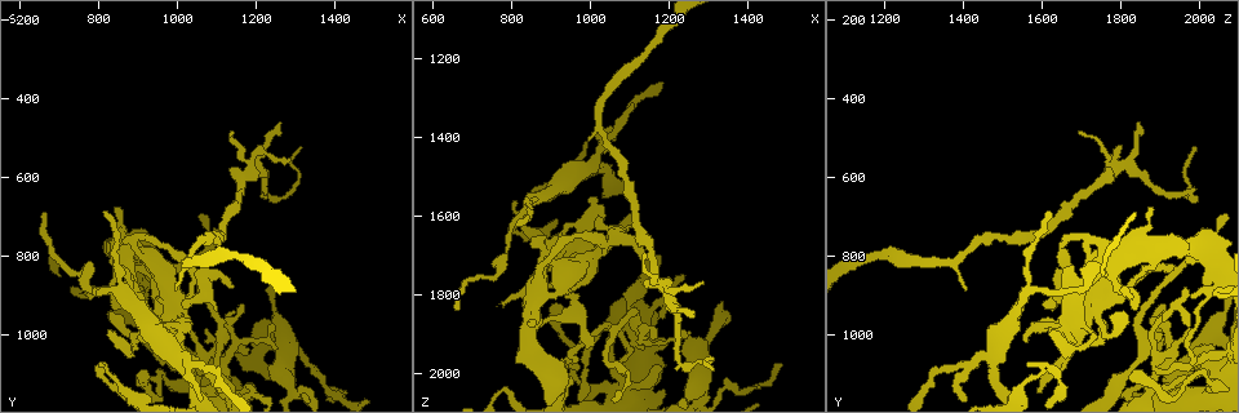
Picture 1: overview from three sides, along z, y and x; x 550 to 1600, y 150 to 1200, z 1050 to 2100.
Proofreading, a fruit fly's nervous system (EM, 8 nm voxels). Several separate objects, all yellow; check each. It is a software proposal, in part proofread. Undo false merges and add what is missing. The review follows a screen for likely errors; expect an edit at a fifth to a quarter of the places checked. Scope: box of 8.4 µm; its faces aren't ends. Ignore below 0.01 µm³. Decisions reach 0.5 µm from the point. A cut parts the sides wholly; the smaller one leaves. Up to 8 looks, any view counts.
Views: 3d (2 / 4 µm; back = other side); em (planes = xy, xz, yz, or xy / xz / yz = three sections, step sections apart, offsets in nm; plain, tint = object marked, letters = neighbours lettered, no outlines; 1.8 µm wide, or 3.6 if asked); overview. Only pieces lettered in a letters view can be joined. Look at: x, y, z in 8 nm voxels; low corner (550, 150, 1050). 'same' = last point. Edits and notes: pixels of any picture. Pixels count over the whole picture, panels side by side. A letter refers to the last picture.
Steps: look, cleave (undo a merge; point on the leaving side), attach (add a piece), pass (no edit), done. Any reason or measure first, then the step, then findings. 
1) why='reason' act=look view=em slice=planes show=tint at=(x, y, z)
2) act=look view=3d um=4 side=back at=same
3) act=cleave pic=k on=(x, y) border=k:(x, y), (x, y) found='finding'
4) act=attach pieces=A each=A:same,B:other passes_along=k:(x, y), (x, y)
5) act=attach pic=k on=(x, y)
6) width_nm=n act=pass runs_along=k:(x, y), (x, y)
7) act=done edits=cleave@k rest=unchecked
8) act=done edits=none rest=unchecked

why='an open end' act=look view=em slice=yz step=8 show=tint at=(780, 900, 1820)

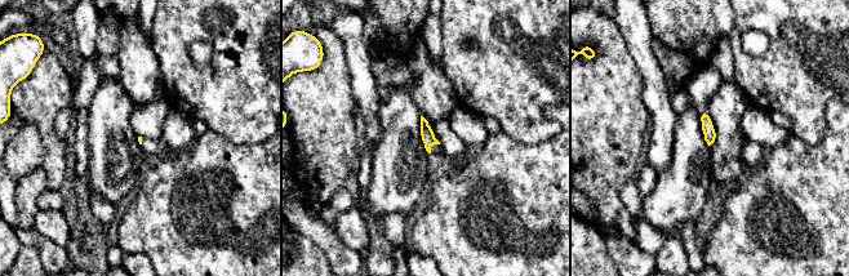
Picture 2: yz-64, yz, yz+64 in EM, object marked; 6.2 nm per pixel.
act=look view=em slice=xz step=16 show=letters at=same

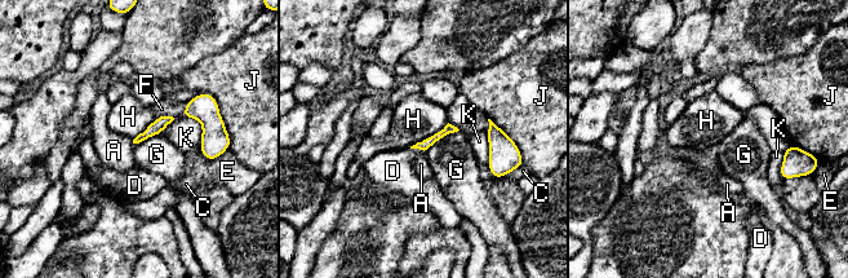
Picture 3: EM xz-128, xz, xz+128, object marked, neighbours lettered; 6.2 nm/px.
longest_contact=H:280nm act=attach pieces=D each=A:other,C:other,D:same,E:other,F:other,G:other,H:other,J:other,K:other passes_along=3:(424, 145), (417, 148), (394, 171) found='it goes on there'

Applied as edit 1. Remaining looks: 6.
why='a fork' act=look view=3d um=2 at=(1195, 575, 1820)

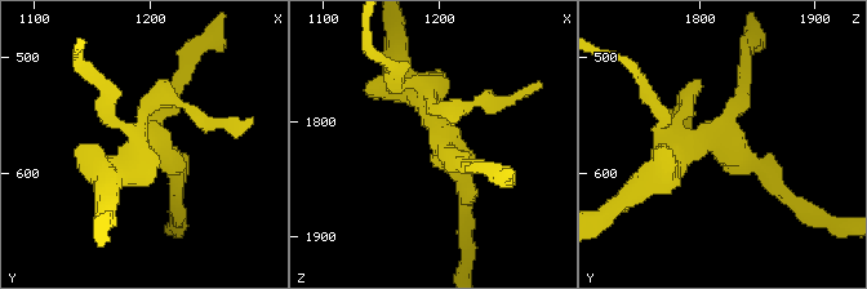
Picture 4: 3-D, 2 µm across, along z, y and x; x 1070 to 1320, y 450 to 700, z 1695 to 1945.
why='now the EM' act=look view=em slice=yz step=16 show=tint at=(1200, 574, 1818)

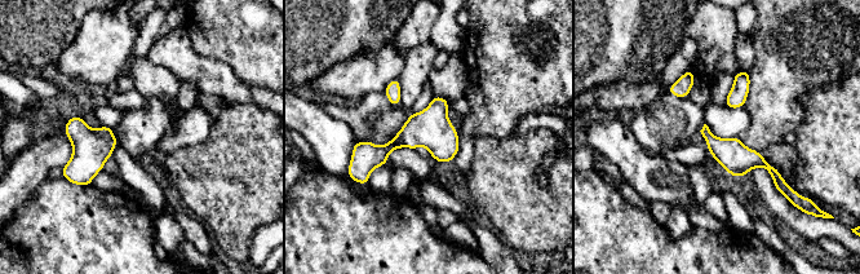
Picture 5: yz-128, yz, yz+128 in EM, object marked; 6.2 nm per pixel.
act=look view=em slice=planes show=letters at=same

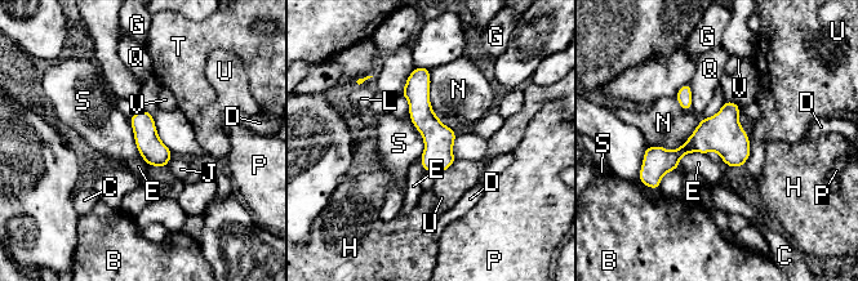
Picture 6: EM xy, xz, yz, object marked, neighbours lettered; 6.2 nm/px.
act=pass each=B:other,C:other,D:other,E:other,G:other,H:other,J:other,L:other,N:other,P:other,Q:other,S:other,T:other,U:other,V:other border=6:(408, 116), (423, 142), (419, 159) found='all the same cell'

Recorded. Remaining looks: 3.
why='tapers out' act=look view=3d um=2 side=back at=(1250, 975, 1895)

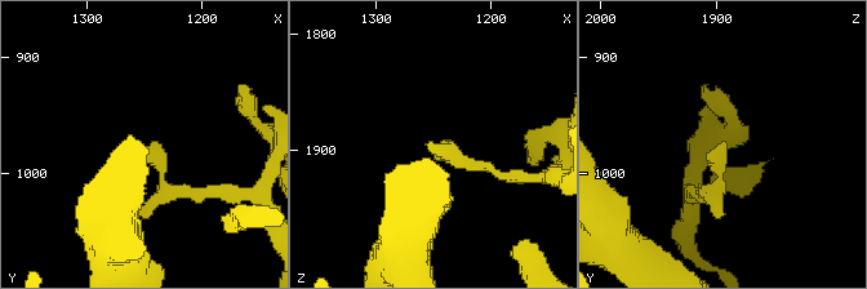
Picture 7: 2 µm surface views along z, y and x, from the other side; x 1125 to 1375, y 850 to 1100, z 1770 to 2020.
why='shape alone is not enough' act=look view=em slice=planes show=letters at=(1244, 974, 1892)

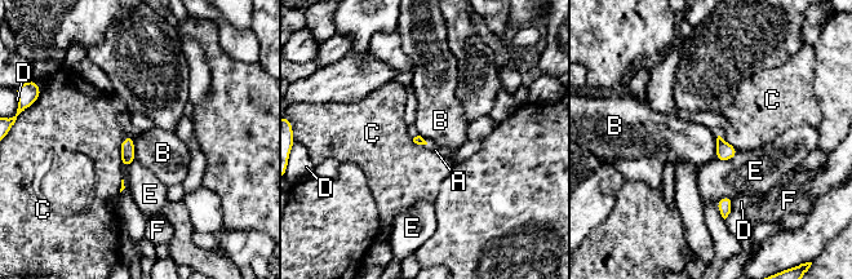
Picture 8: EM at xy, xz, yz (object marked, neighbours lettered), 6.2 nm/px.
act=pass each=A:other,B:other,C:other,D:other,E:other,F:other border=8:(132, 136), (136, 160) found='none of them fits'

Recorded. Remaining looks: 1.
act=done edits=attach@3 rest=unchecked

